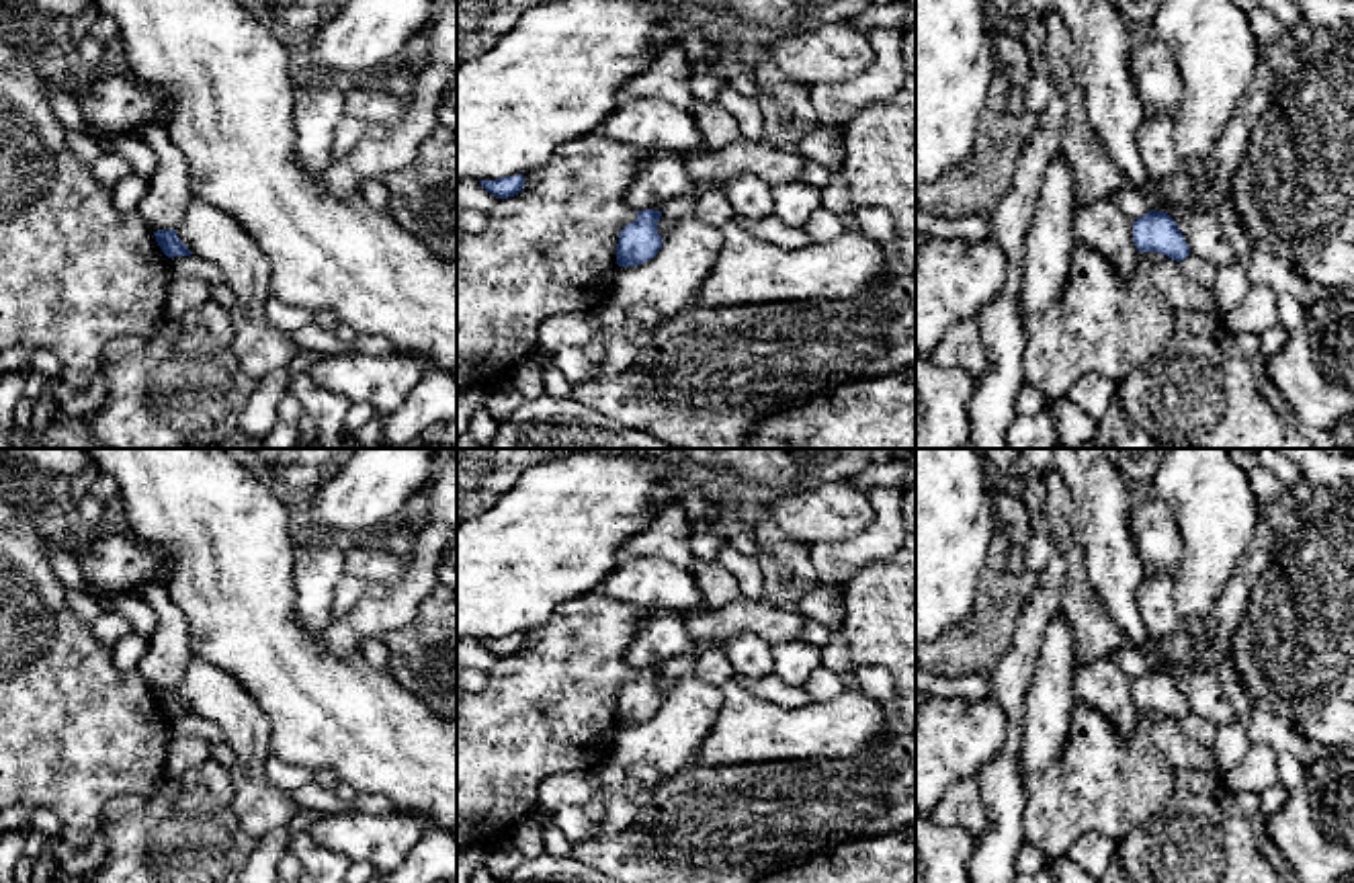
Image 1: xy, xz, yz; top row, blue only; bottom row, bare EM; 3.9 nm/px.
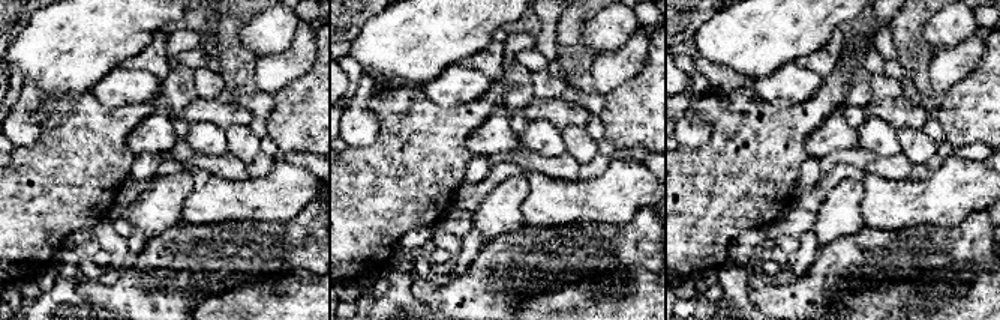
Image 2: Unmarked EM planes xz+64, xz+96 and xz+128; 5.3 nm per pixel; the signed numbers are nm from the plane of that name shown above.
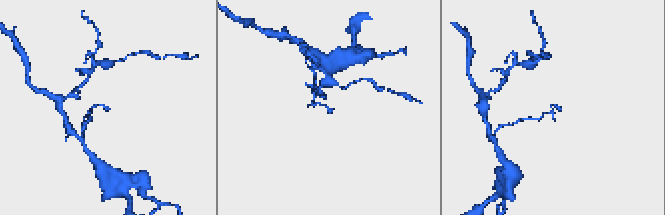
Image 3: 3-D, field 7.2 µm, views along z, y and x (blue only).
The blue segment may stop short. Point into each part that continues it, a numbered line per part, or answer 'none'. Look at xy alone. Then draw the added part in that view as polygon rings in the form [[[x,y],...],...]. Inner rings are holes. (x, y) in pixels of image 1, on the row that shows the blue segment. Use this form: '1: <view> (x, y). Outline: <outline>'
none

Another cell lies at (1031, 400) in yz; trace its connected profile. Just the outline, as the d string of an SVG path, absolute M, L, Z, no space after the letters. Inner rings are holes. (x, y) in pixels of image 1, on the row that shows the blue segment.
M1024 383L1024 387L1018 393L1016 414L1036 416L1045 408L1045 402L1045 395L1036 387Z

